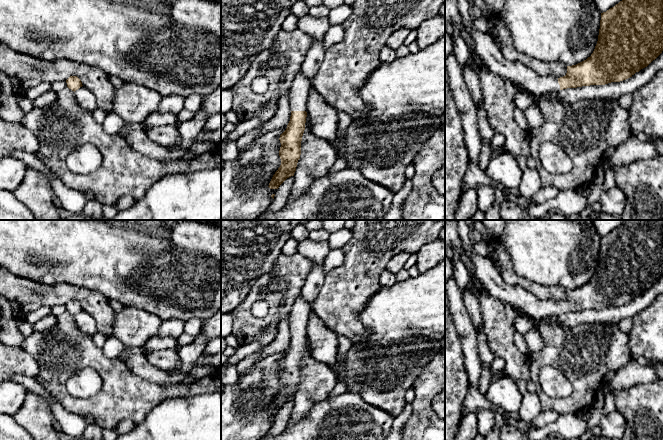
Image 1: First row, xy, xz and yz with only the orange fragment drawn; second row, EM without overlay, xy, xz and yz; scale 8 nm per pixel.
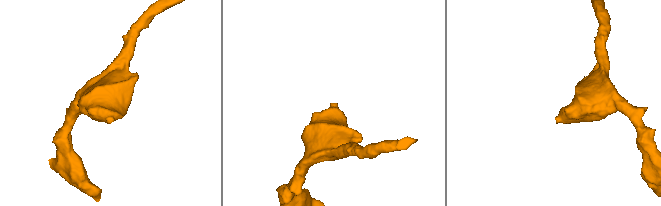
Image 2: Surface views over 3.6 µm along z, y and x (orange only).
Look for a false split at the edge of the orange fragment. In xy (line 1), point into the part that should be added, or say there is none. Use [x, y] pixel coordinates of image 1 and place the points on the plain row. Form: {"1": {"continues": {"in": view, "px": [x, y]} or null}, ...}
{"1": {"continues": null}}

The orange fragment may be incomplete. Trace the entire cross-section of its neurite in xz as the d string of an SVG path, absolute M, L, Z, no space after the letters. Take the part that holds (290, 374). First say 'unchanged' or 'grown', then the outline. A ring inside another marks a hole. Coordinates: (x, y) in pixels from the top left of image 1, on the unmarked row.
grown | M299 294L289 313L291 340L286 354L279 362L281 389L269 407L270 413L278 413L287 402L294 400L296 395L301 379L301 365L305 354L309 315L310 306Z

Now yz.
grown | M457 220L457 223L460 245L471 260L476 278L493 297L519 308L532 318L542 319L567 312L620 306L647 291L663 275L663 220L627 220L601 237L598 265L590 281L576 289L567 290L567 297L563 301L542 301L523 287L507 285L494 262L474 250L474 242L469 237L471 227L465 220Z

